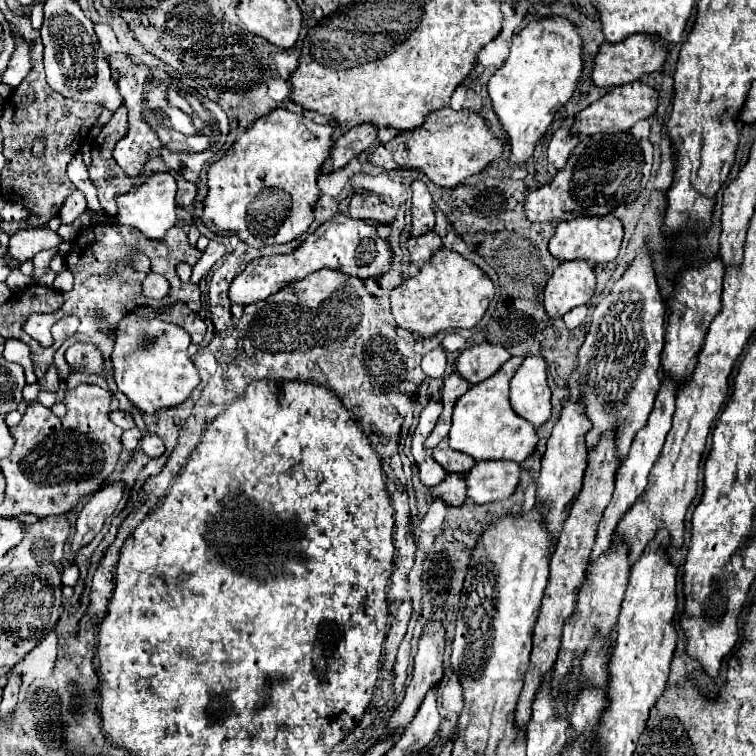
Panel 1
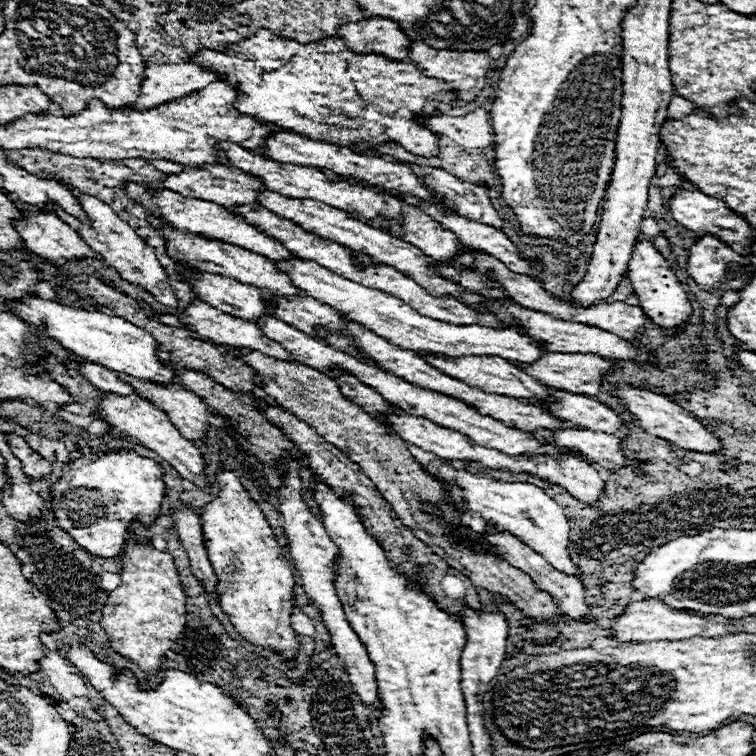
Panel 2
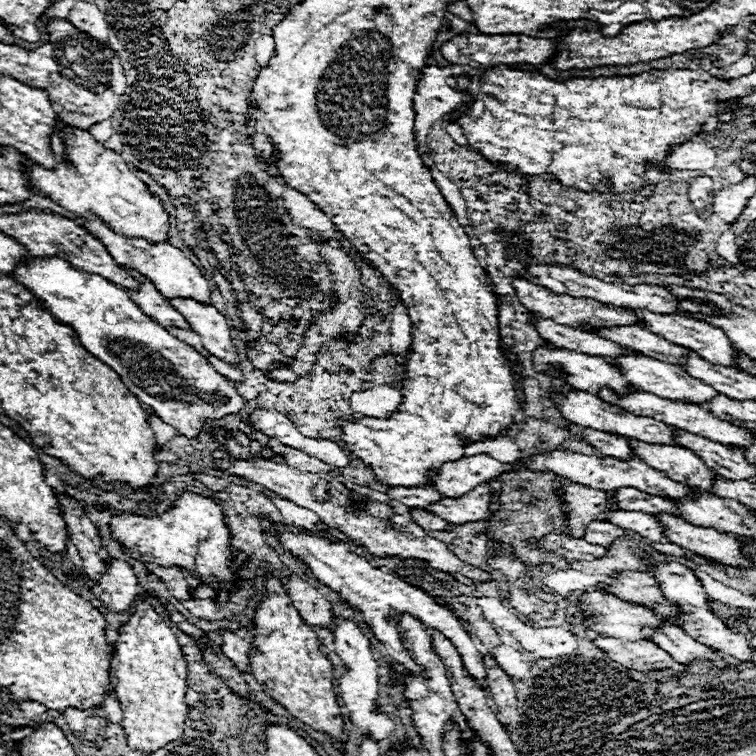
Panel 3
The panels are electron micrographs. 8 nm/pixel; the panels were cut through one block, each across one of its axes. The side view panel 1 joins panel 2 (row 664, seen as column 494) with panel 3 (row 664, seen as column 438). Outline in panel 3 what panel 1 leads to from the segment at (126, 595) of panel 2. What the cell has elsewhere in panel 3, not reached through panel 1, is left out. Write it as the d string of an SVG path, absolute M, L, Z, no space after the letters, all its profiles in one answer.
M138 602L130 620L118 630L110 664L110 680L120 702L122 728L130 748L154 752L184 734L182 724L188 712L184 702L188 690L186 660L174 632L148 602Z

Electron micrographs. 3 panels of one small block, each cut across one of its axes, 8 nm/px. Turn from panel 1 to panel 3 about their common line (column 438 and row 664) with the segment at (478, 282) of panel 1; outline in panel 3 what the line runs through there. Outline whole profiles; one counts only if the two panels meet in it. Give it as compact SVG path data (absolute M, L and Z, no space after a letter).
M268 574L264 586L266 596L254 614L254 642L250 652L252 674L260 686L292 716L312 726L314 730L326 732L334 742L338 742L344 734L344 716L334 694L332 662L320 652L316 632L292 606L292 600L286 594L282 582Z

